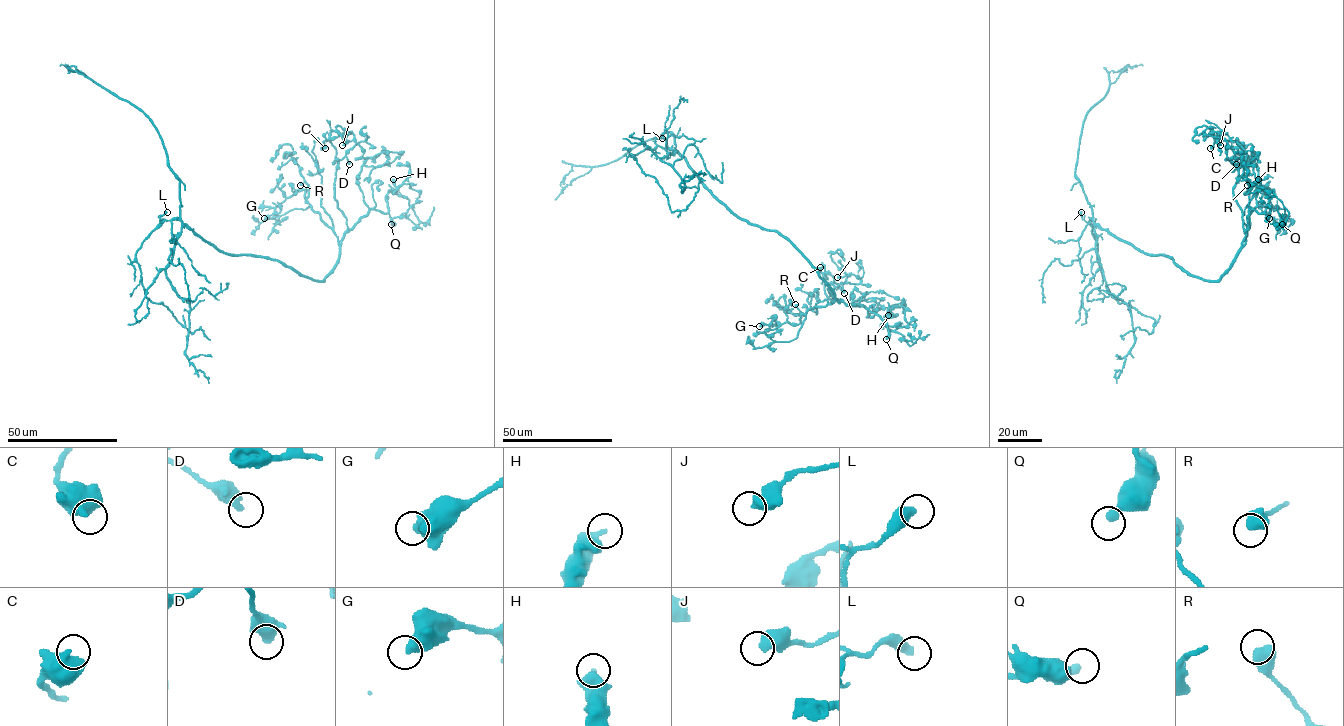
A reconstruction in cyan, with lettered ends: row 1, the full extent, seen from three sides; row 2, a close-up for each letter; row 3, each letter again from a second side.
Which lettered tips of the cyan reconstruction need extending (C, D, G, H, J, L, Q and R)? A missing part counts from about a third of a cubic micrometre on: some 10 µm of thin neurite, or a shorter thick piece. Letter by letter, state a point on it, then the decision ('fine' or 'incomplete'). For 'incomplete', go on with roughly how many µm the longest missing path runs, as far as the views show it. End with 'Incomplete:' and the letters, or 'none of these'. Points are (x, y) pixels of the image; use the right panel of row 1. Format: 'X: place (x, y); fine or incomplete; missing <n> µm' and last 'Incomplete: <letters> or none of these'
C: place (1210, 148); fine
D: place (1236, 164); fine
G: place (1269, 218); fine
H: place (1258, 179); fine
J: place (1220, 145); fine
L: place (1081, 212); fine
Q: place (1282, 224); fine
R: place (1247, 185); fine
Incomplete: none of these

